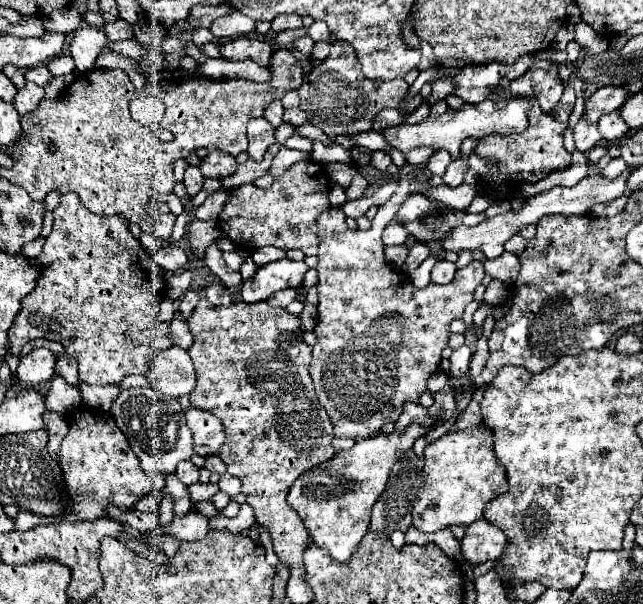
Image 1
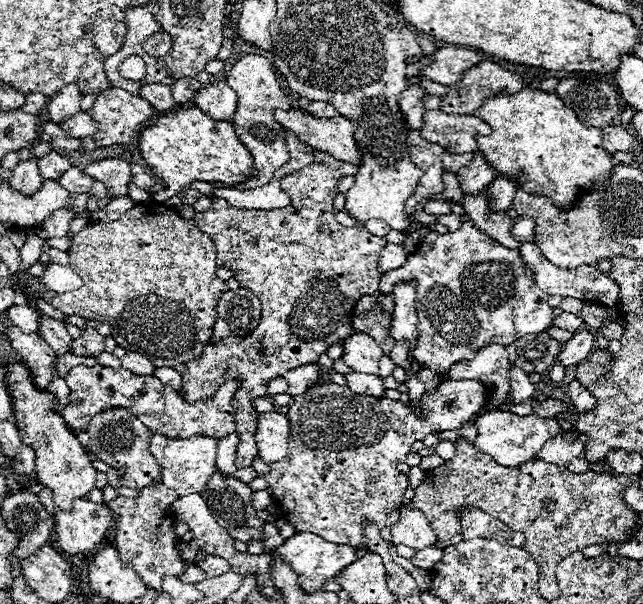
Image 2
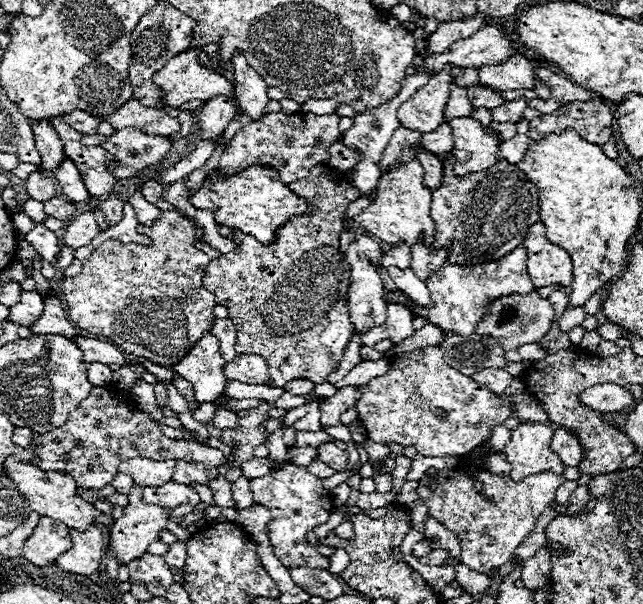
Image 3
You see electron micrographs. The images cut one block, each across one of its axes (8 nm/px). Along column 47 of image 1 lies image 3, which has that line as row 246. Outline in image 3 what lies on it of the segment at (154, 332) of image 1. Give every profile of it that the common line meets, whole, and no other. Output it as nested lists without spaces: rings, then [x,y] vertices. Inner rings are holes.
[[[326,164],[314,166],[314,168],[312,168],[312,174],[310,174],[308,178],[298,180],[298,182],[294,182],[294,184],[288,184],[288,188],[290,188],[294,194],[306,198],[306,200],[310,202],[310,210],[308,210],[306,214],[302,214],[302,216],[296,216],[296,218],[294,218],[294,224],[292,224],[292,222],[290,222],[290,224],[284,224],[284,226],[278,230],[278,236],[276,236],[276,240],[274,240],[270,246],[264,246],[264,244],[256,242],[254,238],[250,238],[250,234],[236,232],[236,238],[238,238],[242,244],[238,244],[236,252],[222,254],[218,260],[212,260],[212,262],[208,264],[208,268],[206,268],[206,272],[204,272],[204,278],[202,278],[204,288],[208,288],[208,290],[216,296],[216,302],[228,308],[228,314],[230,314],[228,318],[232,320],[232,324],[234,324],[234,328],[236,328],[236,332],[238,332],[238,334],[236,334],[236,344],[234,344],[234,350],[238,352],[238,356],[240,356],[240,354],[258,354],[258,356],[264,356],[264,360],[266,360],[266,364],[268,364],[270,380],[272,380],[272,384],[278,386],[278,388],[282,388],[284,384],[288,384],[290,380],[296,380],[296,378],[306,378],[306,380],[312,380],[314,384],[324,384],[326,378],[328,378],[328,374],[334,372],[334,370],[338,368],[340,358],[342,358],[342,354],[344,354],[344,348],[346,348],[346,344],[348,344],[348,340],[350,340],[350,336],[352,336],[352,324],[350,324],[350,316],[348,316],[350,268],[348,268],[348,264],[344,262],[344,254],[340,252],[338,238],[340,238],[340,234],[342,234],[342,218],[344,218],[346,206],[348,206],[352,200],[358,198],[358,190],[350,184],[350,180],[348,180],[346,174],[336,172],[334,168],[330,168],[330,166],[326,166]]]

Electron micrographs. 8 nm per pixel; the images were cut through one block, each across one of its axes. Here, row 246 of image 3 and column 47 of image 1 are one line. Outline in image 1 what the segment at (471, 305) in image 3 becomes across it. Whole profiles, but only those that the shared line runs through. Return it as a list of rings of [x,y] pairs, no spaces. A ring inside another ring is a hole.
[[[78,408],[68,416],[68,436],[62,442],[62,448],[58,452],[58,464],[62,468],[62,478],[66,486],[66,494],[70,498],[68,510],[60,518],[46,518],[38,516],[30,510],[22,510],[14,522],[18,530],[30,530],[44,524],[54,524],[58,520],[68,522],[82,522],[82,520],[98,520],[106,518],[106,506],[116,506],[122,510],[134,508],[138,496],[144,496],[146,492],[162,490],[164,488],[164,476],[158,472],[142,472],[138,458],[128,446],[126,436],[116,426],[114,418],[102,410],[88,410]]]

